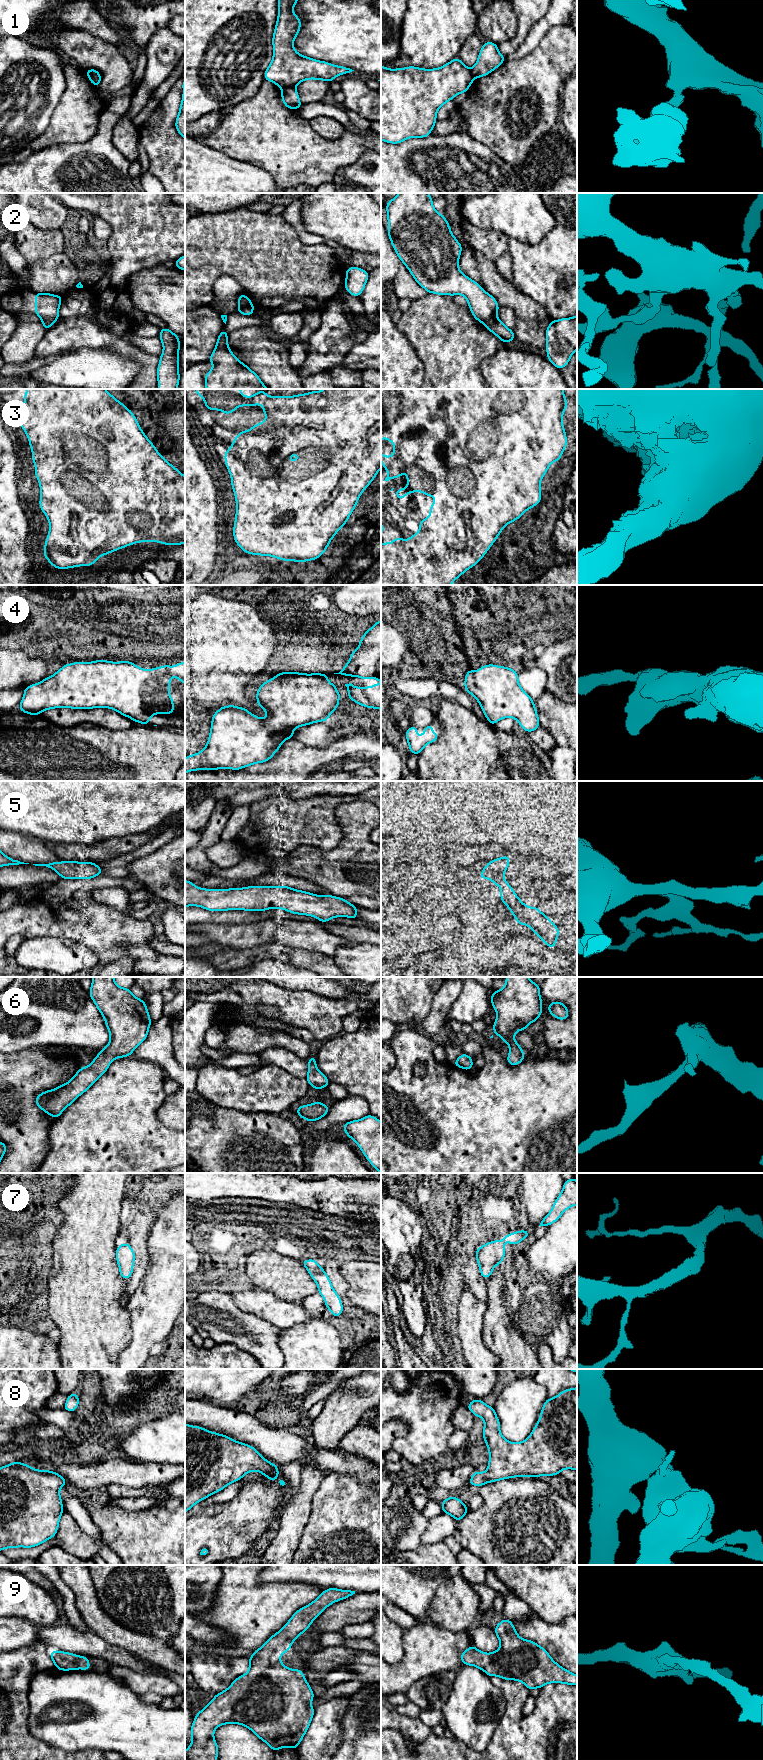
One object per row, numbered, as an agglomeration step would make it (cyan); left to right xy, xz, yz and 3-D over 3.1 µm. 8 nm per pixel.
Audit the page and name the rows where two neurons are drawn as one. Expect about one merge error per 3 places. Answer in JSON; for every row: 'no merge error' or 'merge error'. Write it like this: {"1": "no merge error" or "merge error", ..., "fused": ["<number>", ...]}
{"1": "merge error", "2": "merge error", "3": "no merge error", "4": "no merge error", "5": "no merge error", "6": "no merge error", "7": "no merge error", "8": "no merge error", "9": "no merge error", "fused": ["1", "2"]}

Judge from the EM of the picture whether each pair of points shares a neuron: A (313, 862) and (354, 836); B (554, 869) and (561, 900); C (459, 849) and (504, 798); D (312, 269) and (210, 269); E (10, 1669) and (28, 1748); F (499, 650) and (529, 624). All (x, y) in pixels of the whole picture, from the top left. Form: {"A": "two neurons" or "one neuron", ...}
{"A": "one neuron", "B": "one neuron", "C": "two neurons", "D": "one neuron", "E": "one neuron", "F": "one neuron"}

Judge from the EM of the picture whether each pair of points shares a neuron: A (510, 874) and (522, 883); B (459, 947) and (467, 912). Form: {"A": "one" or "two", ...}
{"A": "two", "B": "one"}

